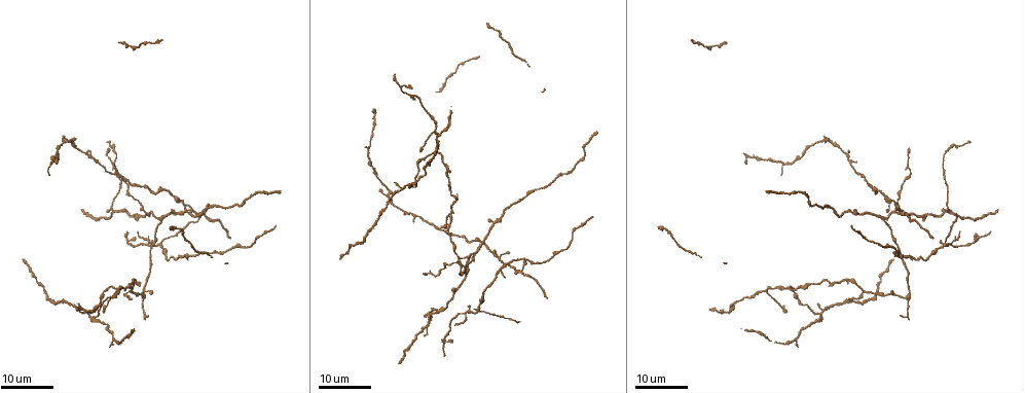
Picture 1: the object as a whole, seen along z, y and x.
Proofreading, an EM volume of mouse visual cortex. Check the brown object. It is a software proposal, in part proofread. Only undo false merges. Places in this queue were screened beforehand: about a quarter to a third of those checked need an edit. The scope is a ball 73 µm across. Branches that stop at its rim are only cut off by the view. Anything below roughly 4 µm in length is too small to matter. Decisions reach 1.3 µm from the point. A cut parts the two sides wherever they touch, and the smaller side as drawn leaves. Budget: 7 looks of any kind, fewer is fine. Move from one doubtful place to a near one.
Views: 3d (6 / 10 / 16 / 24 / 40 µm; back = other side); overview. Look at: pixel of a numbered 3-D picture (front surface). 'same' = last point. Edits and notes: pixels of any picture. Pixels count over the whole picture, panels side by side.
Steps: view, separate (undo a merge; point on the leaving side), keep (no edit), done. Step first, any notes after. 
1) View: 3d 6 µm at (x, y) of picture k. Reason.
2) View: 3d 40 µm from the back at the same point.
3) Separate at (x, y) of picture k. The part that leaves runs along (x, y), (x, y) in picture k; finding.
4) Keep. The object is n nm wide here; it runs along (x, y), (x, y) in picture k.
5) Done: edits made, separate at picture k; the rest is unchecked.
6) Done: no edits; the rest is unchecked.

View: 3d 24 µm at (436, 130) of picture 1. A fork.

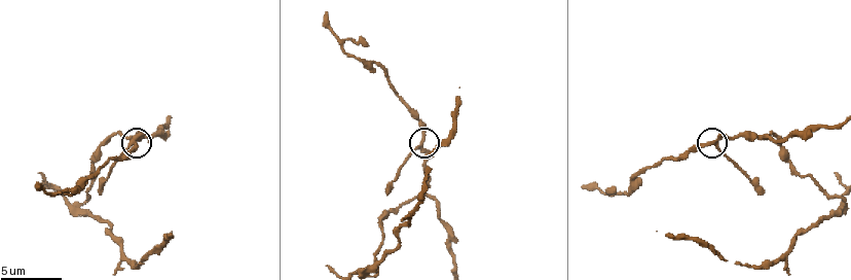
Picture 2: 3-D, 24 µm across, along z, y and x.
View: 3d 6 µm at (418, 144) of picture 2. Closer look.

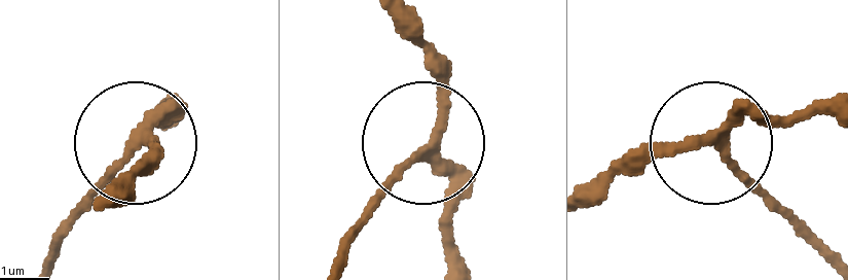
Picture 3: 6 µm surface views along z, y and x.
Keep. 3 arms meet here; it runs along (836, 109), (726, 134), (726, 158), (782, 215) in picture 3; all the same neuron.

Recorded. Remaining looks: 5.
View: 3d 6 µm at (372, 268) of picture 2.

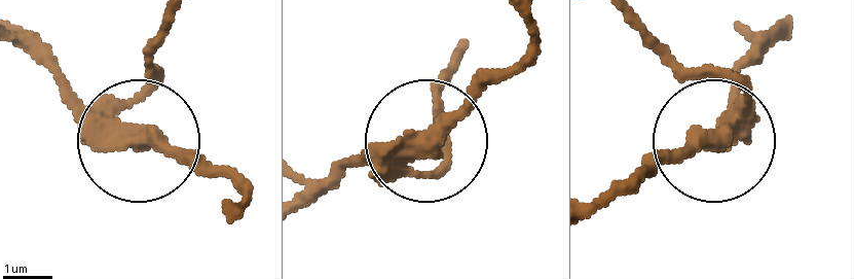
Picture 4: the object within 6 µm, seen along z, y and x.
View: 3d 6 µm from the back at (711, 139) of picture 4. From behind.

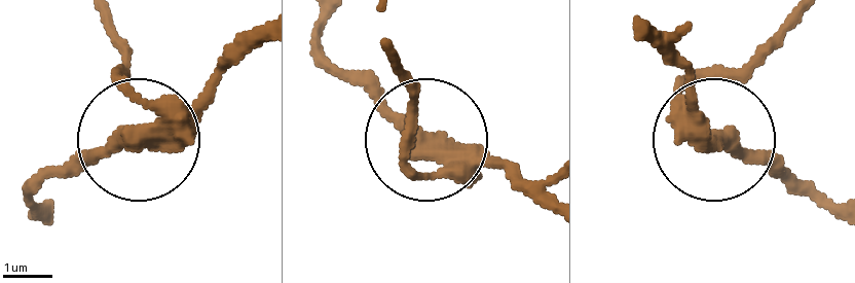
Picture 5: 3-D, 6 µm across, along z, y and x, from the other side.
Separate at (120, 150) of picture 5. The part that leaves runs along (184, 118), (258, 48) in picture 5; two neurons meet here.

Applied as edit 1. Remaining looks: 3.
View: 3d 24 µm at (149, 256) of picture 1. Calibre changes.

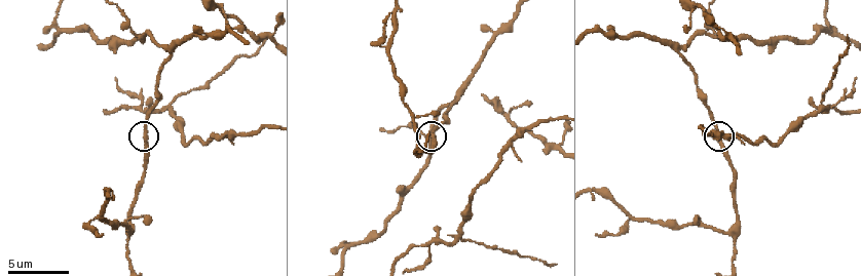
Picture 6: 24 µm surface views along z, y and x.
View: 3d 10 µm at (145, 136) of picture 6.

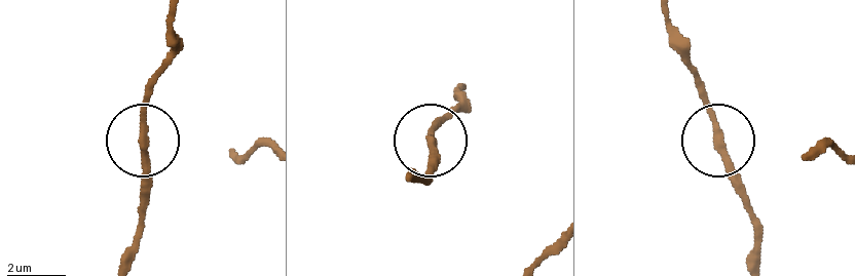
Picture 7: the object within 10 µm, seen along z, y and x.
Keep. All the same neuron.

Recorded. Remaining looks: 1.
Done: edits made, separate at picture 5; the rest is unchecked.

